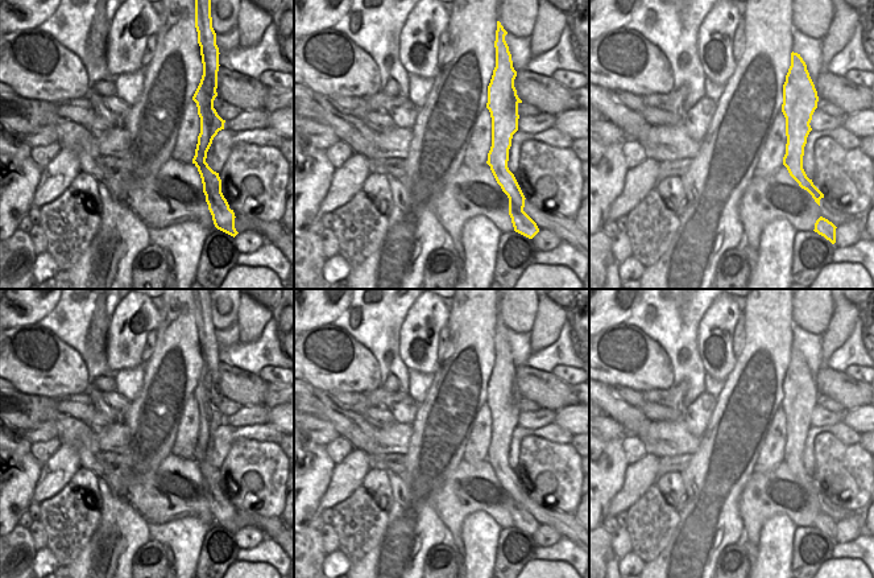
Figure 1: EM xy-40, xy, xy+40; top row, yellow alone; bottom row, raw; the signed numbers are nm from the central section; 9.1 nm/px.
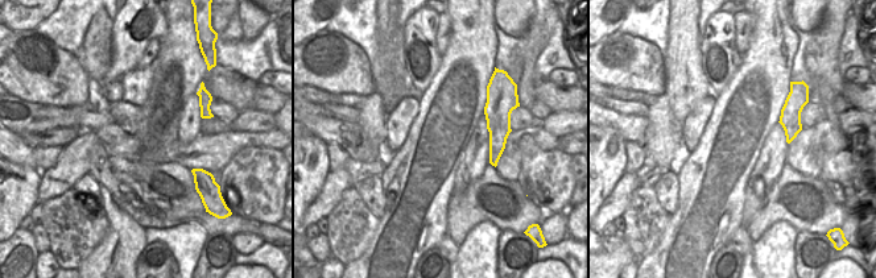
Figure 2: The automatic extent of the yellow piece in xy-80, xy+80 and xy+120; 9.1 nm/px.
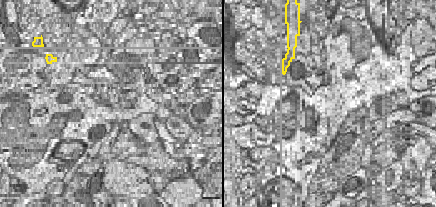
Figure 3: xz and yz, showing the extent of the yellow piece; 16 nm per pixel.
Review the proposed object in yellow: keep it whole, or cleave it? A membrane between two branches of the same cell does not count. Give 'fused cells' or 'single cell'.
fused cells

